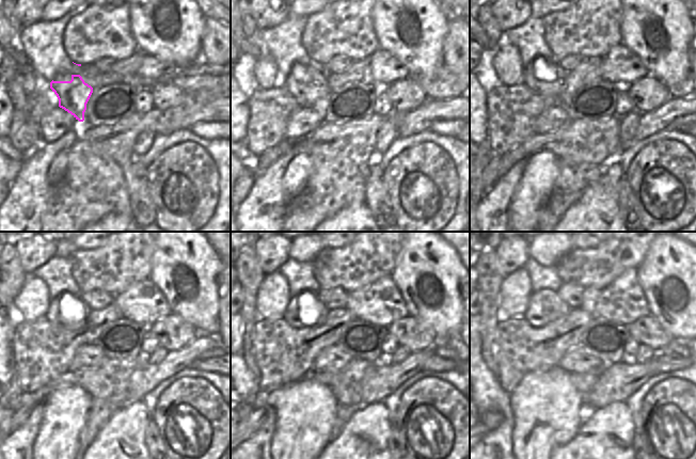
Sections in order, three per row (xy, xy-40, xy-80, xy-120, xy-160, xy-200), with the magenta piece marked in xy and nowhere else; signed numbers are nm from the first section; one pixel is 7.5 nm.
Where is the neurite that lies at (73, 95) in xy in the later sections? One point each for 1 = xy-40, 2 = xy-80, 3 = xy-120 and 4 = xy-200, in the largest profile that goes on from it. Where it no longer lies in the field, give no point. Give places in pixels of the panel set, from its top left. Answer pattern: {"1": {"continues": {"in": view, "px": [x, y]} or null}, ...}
{"1": {"continues": {"in": "xy-40", "px": [314, 94]}}, "2": {"continues": {"in": "xy-80", "px": [552, 89]}}, "3": {"continues": {"in": "xy-120", "px": [58, 305]}}, "4": {"continues": {"in": "xy-200", "px": [544, 306]}}}

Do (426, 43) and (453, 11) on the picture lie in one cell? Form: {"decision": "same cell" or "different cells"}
{"decision": "different cells"}

